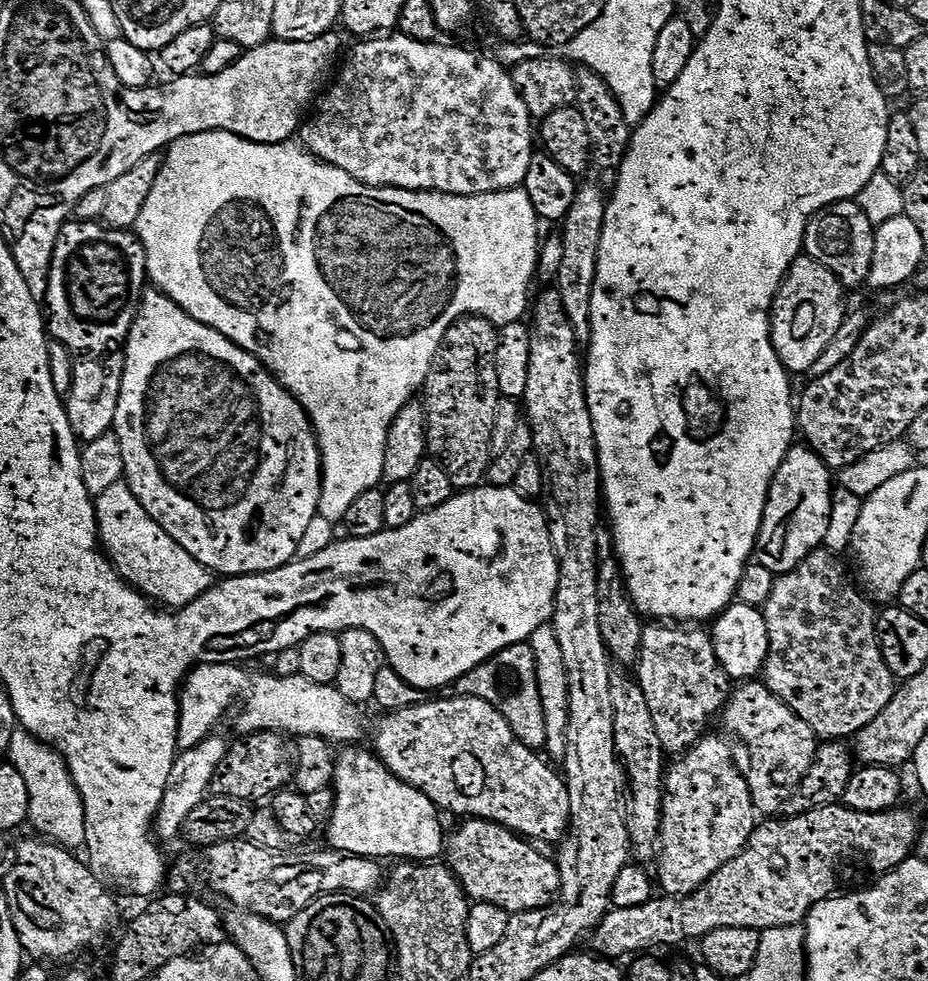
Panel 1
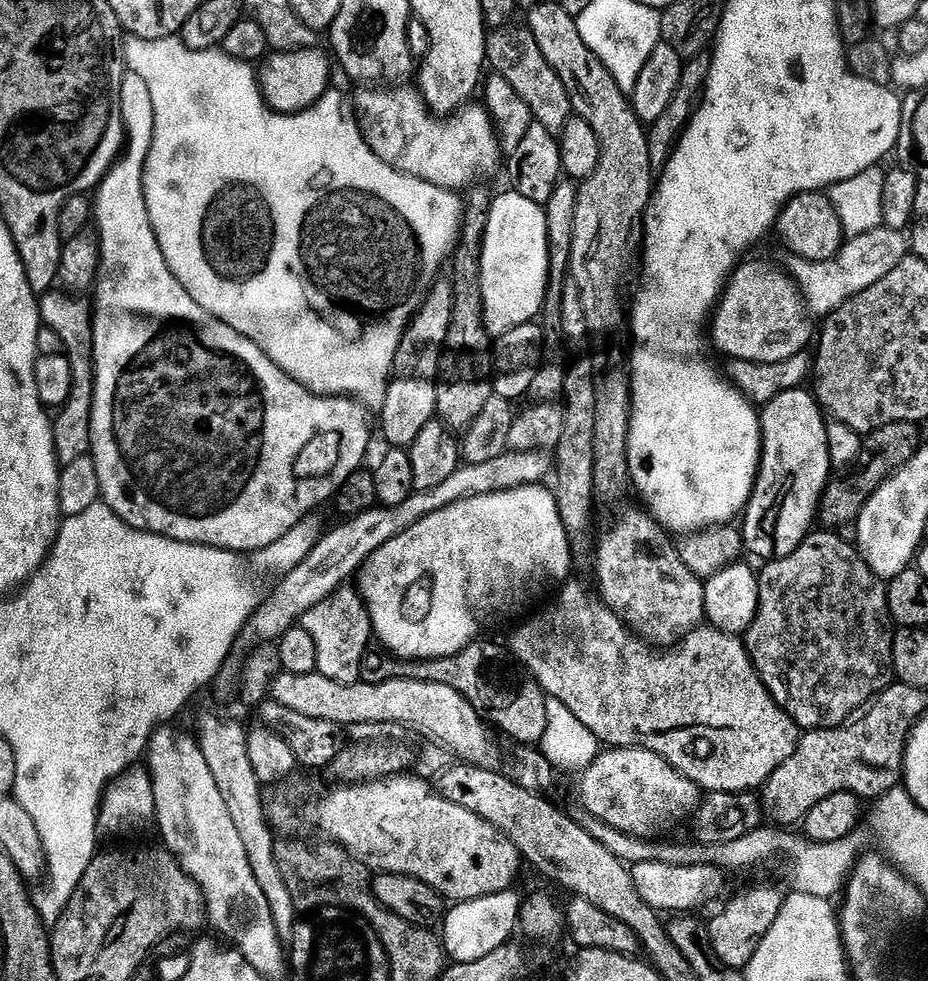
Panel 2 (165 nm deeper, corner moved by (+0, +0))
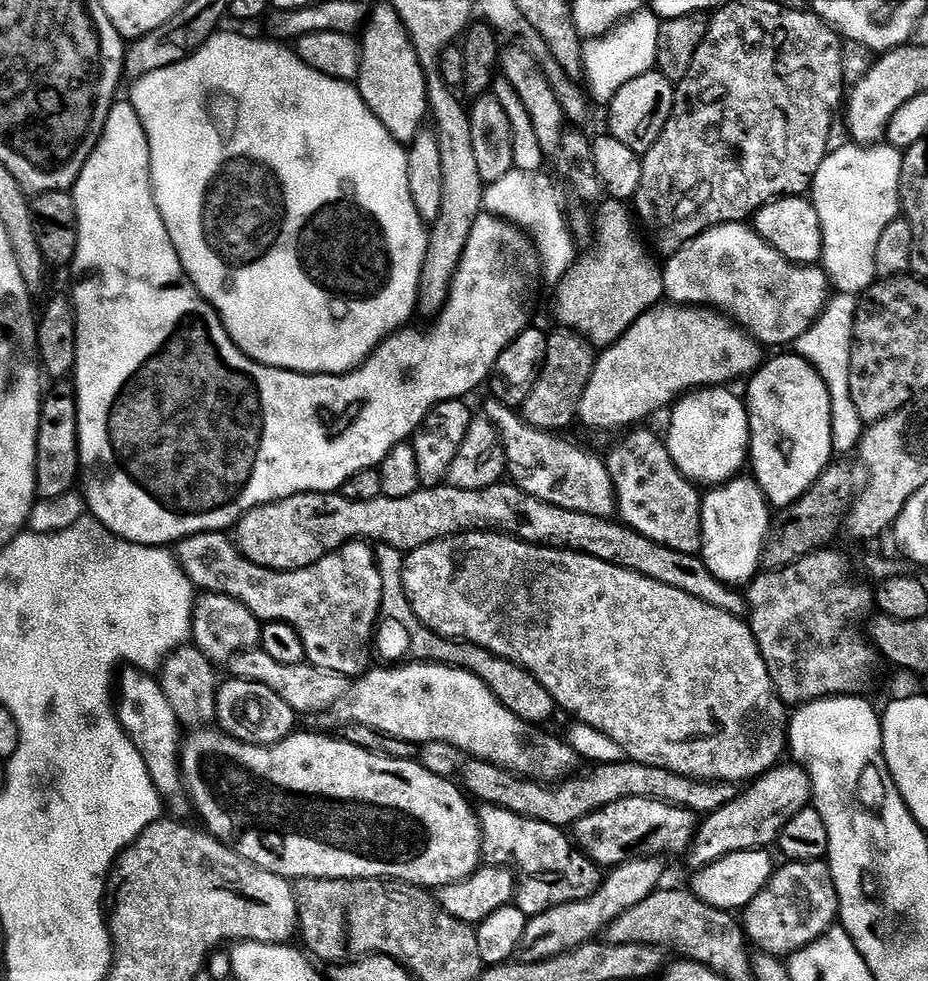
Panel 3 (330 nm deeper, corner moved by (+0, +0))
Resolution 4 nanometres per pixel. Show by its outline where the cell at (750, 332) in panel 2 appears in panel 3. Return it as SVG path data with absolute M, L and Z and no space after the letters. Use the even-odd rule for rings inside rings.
M664 302L659 306L641 314L625 334L616 344L612 344L609 348L603 349L599 353L598 359L592 366L592 377L586 386L586 390L580 399L580 410L578 413L579 423L582 422L588 428L624 428L636 426L639 420L644 420L647 416L655 414L659 408L664 408L671 402L675 396L680 396L683 392L688 392L691 388L700 388L703 384L728 384L731 380L743 381L745 378L751 377L752 373L760 367L762 363L761 345L757 344L739 324L733 322L729 317L703 306L681 306L675 302Z

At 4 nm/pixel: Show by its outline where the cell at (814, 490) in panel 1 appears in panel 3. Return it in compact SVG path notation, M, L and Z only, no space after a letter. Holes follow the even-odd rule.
M797 354L765 359L747 384L750 472L769 505L783 510L833 463L832 407L828 401L828 387L815 369Z

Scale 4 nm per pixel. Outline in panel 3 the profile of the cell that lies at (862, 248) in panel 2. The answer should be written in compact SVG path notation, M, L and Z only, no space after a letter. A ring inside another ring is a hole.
M744 222L719 224L716 228L706 230L685 248L667 257L663 273L665 293L669 301L681 306L711 308L739 324L761 346L791 345L819 319L830 299L830 281L823 267L792 263Z

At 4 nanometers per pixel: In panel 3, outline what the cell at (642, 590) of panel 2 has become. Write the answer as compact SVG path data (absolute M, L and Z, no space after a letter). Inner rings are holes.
M494 398L489 399L489 404L485 406L483 415L498 430L500 440L504 444L506 472L513 481L536 480L537 488L534 489L536 496L550 504L560 505L568 511L584 512L587 515L603 518L611 517L616 512L616 491L612 486L608 465L603 459L598 460L583 452L582 449L575 448L568 441L559 440L560 436L551 431L532 428L519 411L508 408L505 404L499 404Z

